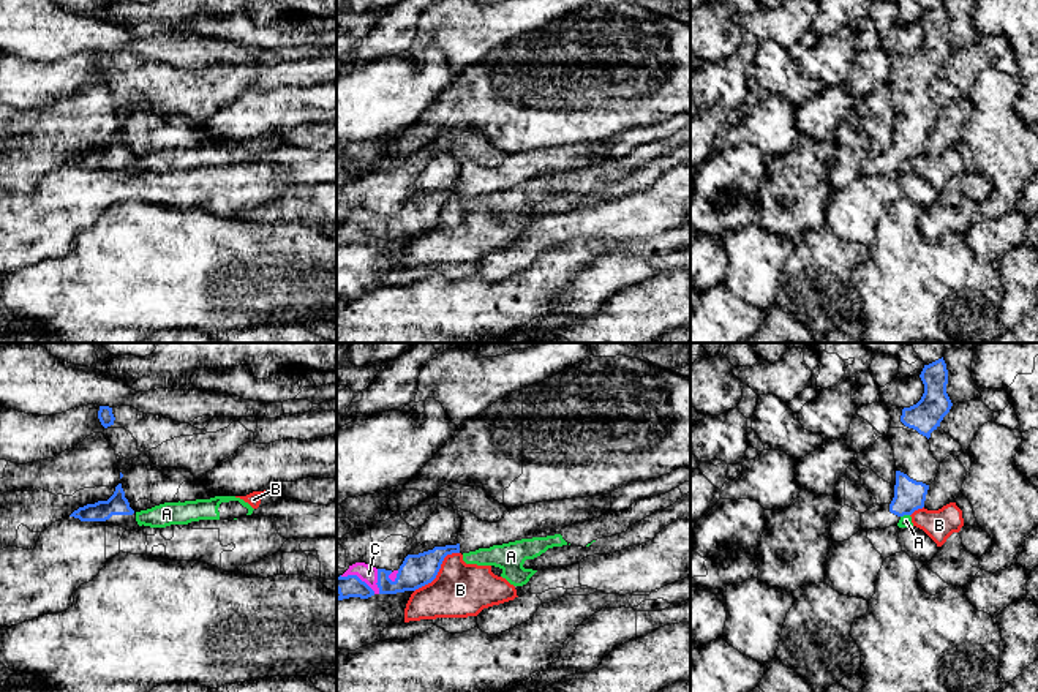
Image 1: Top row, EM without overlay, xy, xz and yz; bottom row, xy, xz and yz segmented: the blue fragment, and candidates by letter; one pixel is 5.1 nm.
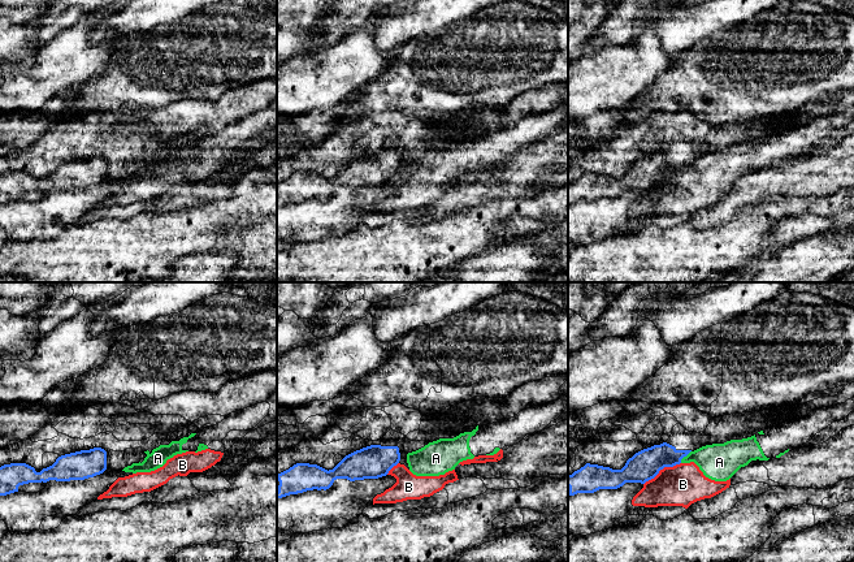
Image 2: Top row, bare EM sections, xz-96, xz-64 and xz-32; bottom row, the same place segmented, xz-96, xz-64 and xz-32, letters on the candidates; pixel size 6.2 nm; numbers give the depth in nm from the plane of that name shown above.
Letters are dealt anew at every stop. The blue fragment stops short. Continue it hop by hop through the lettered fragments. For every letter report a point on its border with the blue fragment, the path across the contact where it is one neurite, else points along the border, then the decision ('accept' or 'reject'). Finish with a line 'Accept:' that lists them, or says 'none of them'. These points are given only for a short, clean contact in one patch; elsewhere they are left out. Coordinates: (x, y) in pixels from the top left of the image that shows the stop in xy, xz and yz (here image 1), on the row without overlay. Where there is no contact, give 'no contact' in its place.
A: yz (904, 160) | along yz (909, 160), (901, 163) | reject
B: xz (438, 217) | reject
C: xz (378, 228) | accept
Accept: C

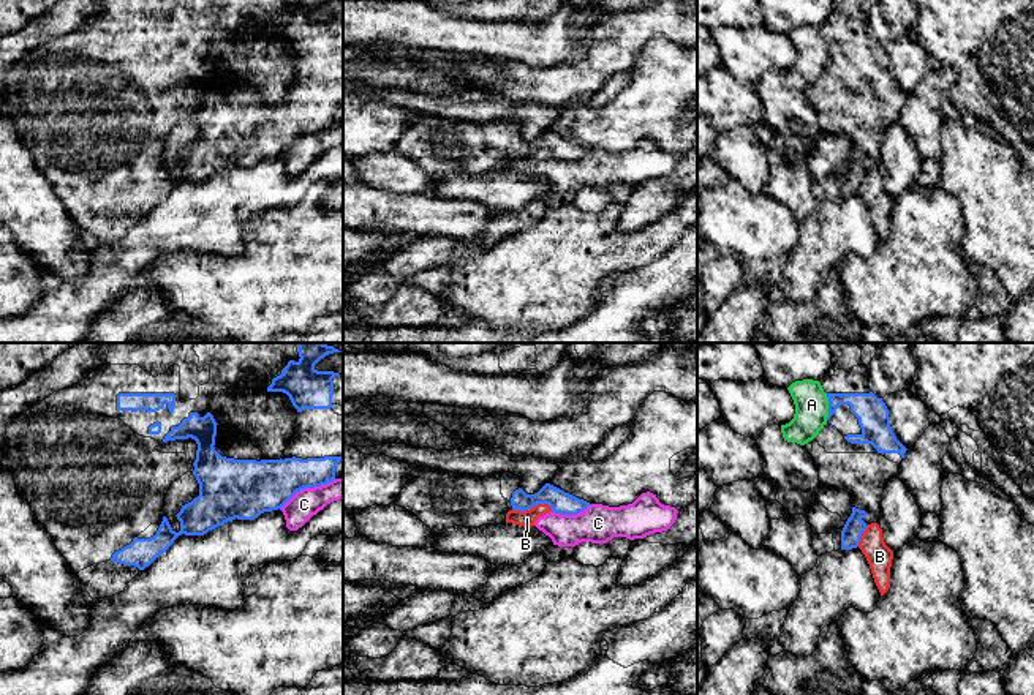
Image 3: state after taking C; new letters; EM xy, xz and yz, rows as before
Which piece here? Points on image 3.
A: yz (829, 52) | reject
B: xz (532, 154) | reject
C: xy (307, 133) | reject
Accept: none of them

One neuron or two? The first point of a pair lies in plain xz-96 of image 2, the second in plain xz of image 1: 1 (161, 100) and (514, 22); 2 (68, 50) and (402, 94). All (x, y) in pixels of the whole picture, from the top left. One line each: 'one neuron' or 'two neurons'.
1: two neurons
2: one neuron

